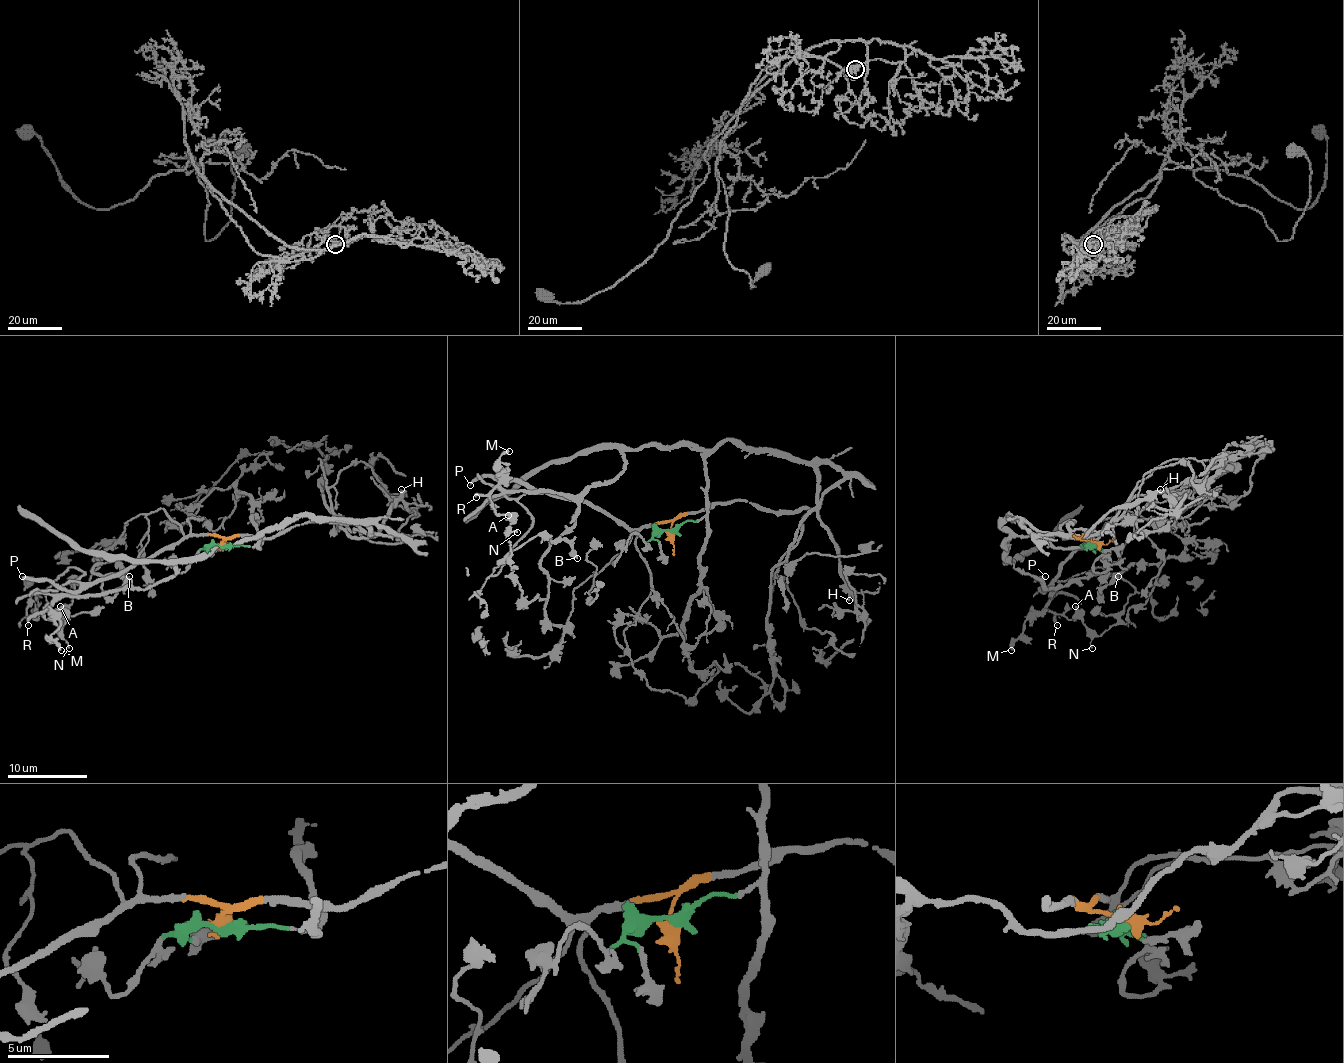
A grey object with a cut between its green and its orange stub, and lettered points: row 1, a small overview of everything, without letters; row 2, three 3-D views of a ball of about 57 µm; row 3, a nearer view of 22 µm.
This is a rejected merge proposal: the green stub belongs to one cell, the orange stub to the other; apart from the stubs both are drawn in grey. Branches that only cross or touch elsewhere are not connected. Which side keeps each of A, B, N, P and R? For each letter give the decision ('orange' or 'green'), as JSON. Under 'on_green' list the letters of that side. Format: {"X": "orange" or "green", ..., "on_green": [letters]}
{"A": "green", "B": "green", "N": "orange", "P": "orange", "R": "green", "on_green": ["A", "B", "R"]}

